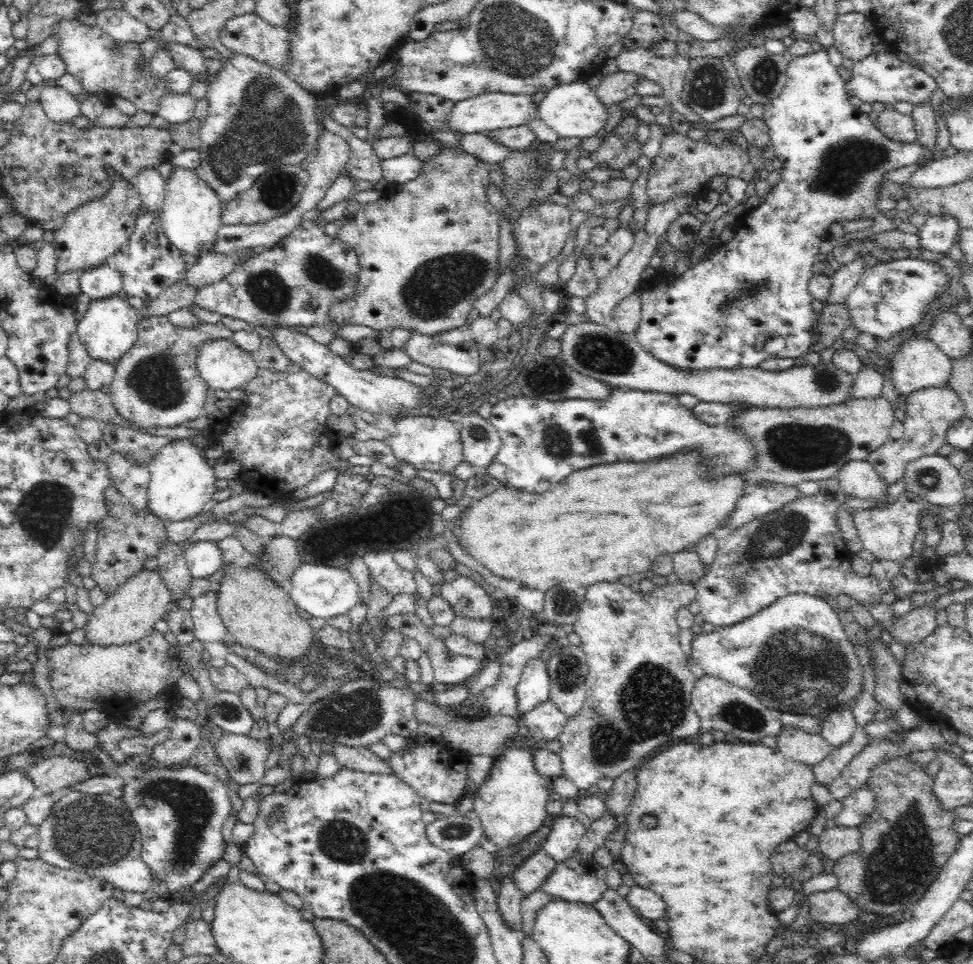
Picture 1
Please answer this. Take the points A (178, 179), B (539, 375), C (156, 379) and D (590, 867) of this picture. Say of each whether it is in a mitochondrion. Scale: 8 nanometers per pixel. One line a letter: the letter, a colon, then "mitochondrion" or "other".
A: other
B: mitochondrion
C: mitochondrion
D: other

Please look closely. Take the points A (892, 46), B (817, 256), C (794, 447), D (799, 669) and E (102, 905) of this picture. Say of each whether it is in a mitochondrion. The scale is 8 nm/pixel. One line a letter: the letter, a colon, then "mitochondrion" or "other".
A: other
B: other
C: mitochondrion
D: mitochondrion
E: other

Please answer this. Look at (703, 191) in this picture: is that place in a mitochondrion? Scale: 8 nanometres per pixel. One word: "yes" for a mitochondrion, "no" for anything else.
no

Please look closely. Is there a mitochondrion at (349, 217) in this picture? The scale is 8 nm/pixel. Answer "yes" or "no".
no

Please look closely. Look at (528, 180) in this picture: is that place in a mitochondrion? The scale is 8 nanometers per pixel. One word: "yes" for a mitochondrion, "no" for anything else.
yes

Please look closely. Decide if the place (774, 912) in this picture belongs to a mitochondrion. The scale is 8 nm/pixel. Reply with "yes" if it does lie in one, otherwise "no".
no

